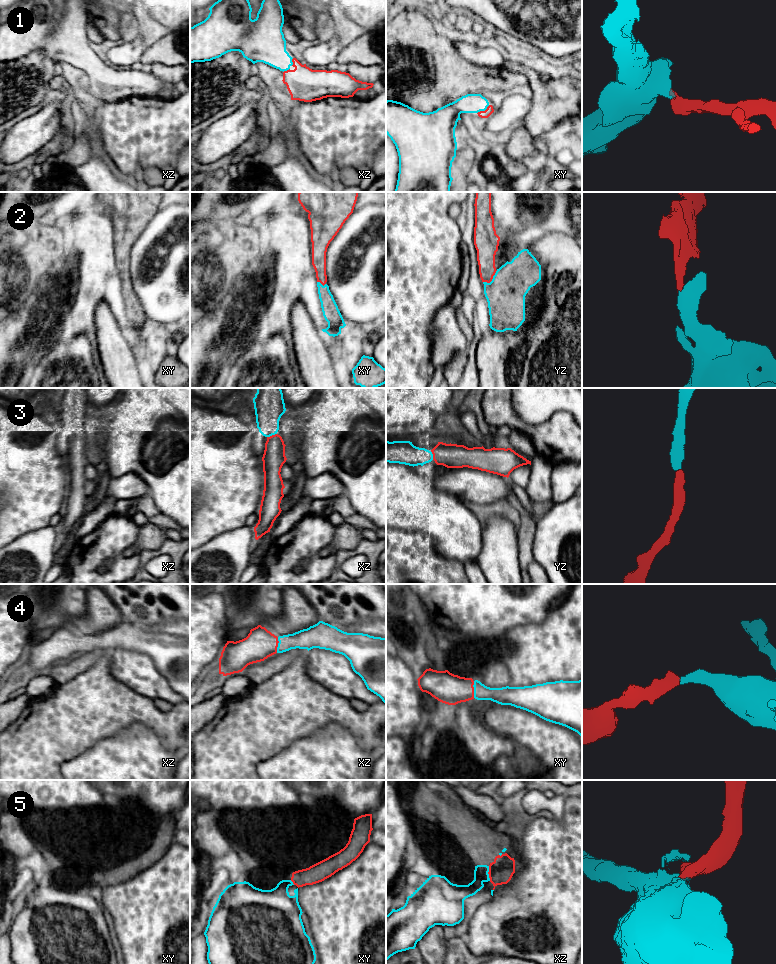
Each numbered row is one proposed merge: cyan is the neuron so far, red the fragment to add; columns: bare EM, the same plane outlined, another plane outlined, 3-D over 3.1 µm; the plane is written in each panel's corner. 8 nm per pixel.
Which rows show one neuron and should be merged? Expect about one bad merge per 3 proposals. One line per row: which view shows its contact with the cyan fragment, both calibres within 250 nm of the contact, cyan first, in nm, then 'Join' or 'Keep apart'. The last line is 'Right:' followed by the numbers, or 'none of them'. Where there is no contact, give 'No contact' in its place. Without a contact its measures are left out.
1: Touches cyan in xy. Thickness 160 nm (cyan) against 60 nm. Join
2: Touches cyan in yz. Thickness 320 nm (cyan) against 160 nm. Join
3: Touches cyan in xz. Thickness 240 nm (cyan) against 180 nm. Join
4: Touches cyan in xy. Thickness 140 nm (cyan) against 240 nm. Join
5: Touches cyan in xz. Thickness 120 nm (cyan) against 190 nm. Keep apart
Right: 1, 2, 3, 4

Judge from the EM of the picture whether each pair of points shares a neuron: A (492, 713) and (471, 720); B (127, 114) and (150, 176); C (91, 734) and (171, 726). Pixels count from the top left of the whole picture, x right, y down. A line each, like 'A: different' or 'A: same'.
A: different
B: different
C: same

